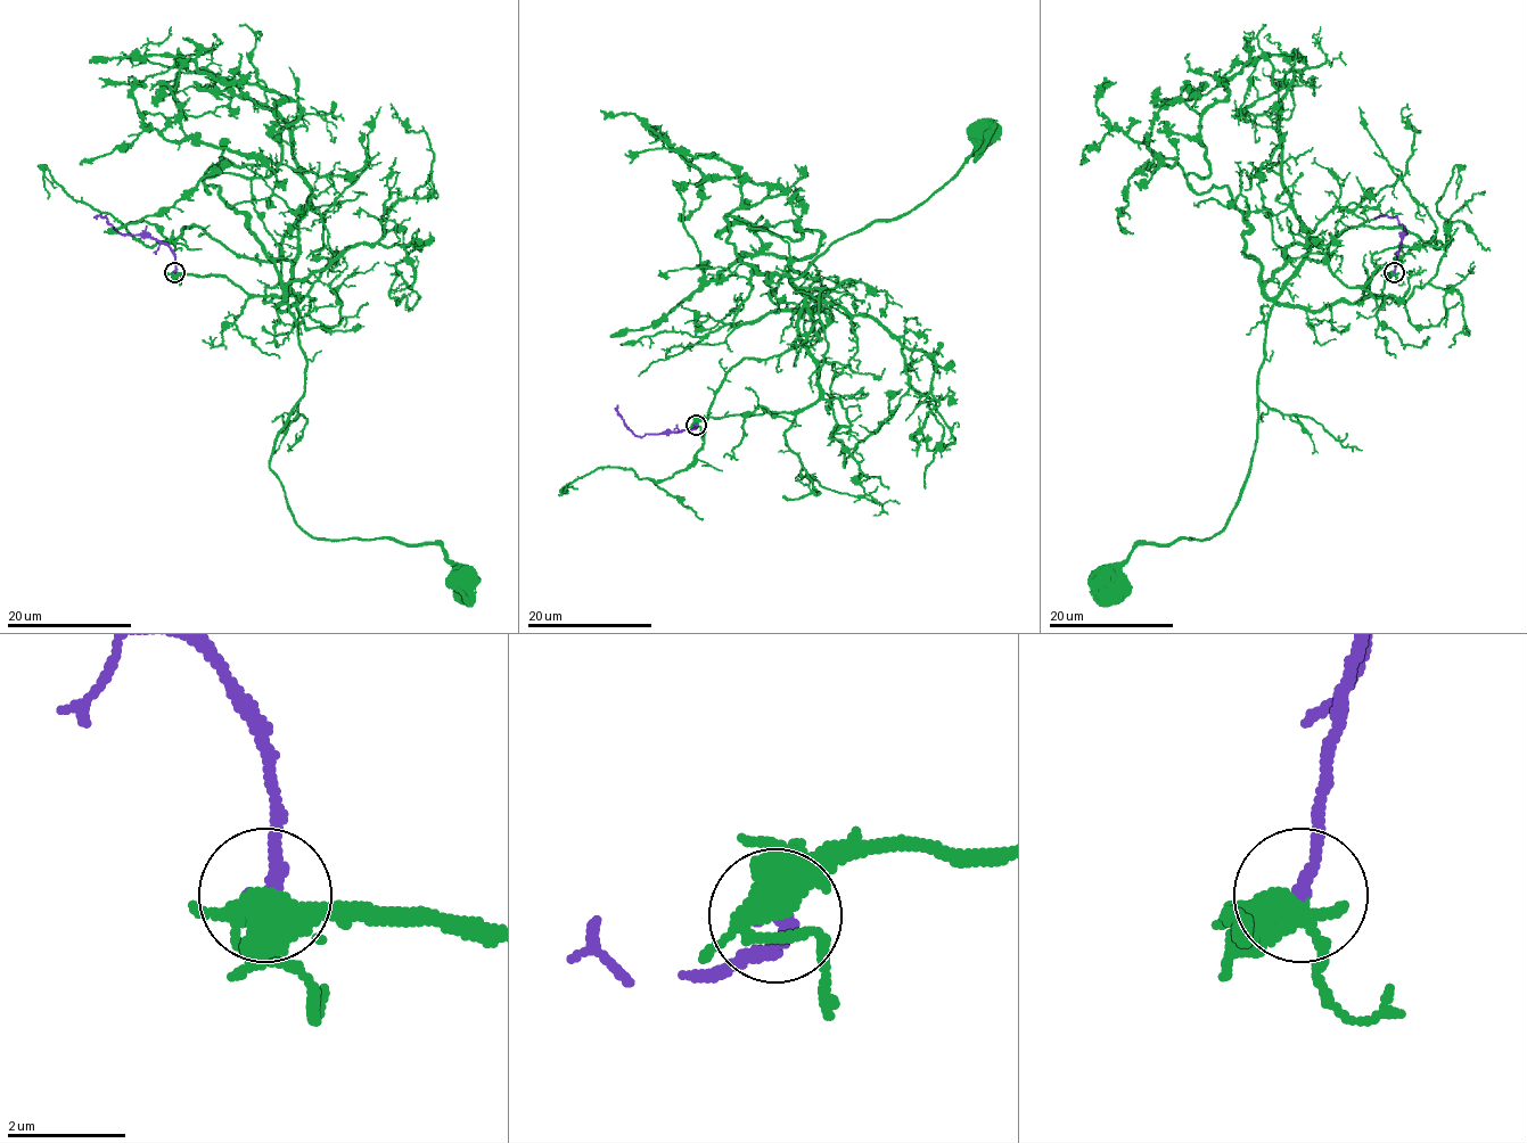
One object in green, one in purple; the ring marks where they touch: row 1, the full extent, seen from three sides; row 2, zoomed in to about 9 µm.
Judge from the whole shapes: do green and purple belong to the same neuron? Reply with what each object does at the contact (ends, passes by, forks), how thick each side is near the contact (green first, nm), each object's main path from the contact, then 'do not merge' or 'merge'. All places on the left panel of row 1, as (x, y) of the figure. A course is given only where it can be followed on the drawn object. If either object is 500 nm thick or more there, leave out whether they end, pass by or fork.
green forks; purple ends; calibres 400 and 240 nm; course green (175, 272), (298, 297), (278, 306), (304, 396), (270, 460), (295, 521), (313, 539), (438, 544), (465, 577); course purple (175, 272), (175, 255), (165, 244), (153, 238), (123, 235), (106, 218), (97, 218); merge

